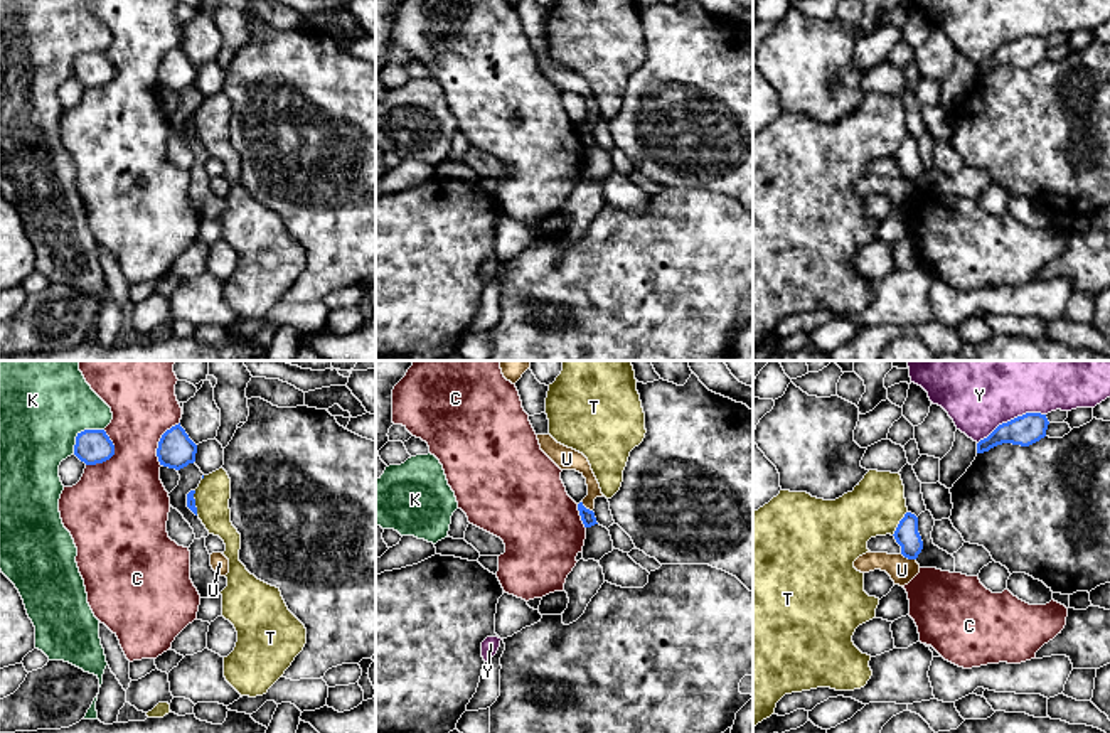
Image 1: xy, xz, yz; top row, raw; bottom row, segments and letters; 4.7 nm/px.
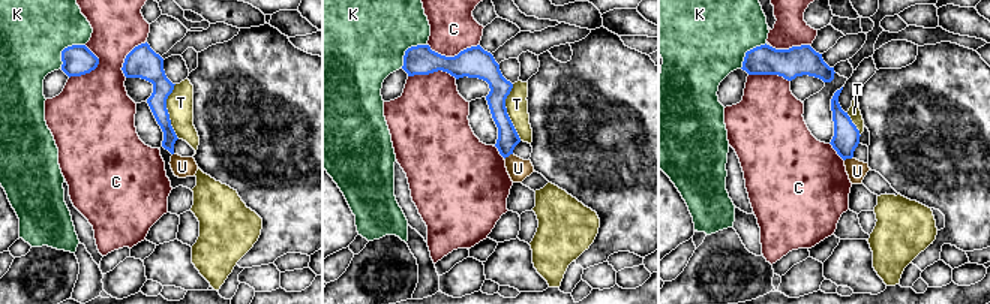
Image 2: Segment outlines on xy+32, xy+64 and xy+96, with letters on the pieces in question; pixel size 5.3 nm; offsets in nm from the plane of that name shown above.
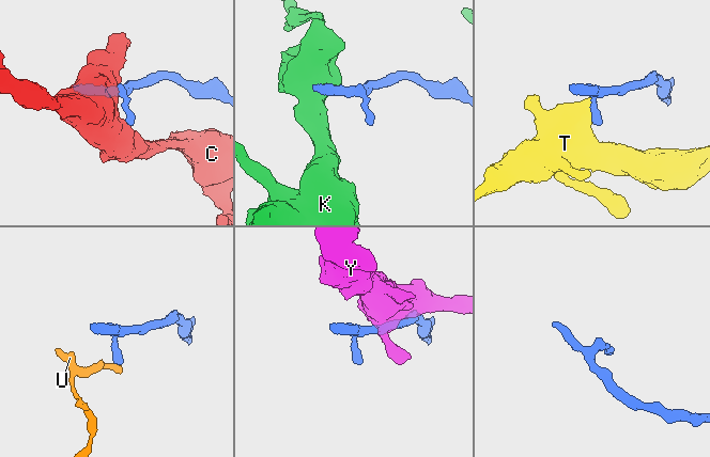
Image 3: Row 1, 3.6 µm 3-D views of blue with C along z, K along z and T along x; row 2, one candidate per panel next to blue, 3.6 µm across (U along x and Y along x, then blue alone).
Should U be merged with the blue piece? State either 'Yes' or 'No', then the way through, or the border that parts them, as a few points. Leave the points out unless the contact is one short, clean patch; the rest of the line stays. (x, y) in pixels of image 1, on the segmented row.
No. Boundary: yz (901, 553), (915, 560)

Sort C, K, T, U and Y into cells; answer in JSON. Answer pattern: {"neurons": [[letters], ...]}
{"neurons": [["C"], ["K"], ["T"], ["U"], ["Y"]]}

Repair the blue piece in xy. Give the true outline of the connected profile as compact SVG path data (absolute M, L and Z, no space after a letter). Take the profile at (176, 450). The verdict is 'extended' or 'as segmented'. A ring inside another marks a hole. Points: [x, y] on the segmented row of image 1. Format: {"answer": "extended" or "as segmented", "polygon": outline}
{"answer": "as segmented", "polygon": "M179 425L167 430L157 448L160 465L180 470L195 462L197 445L189 438Z"}

